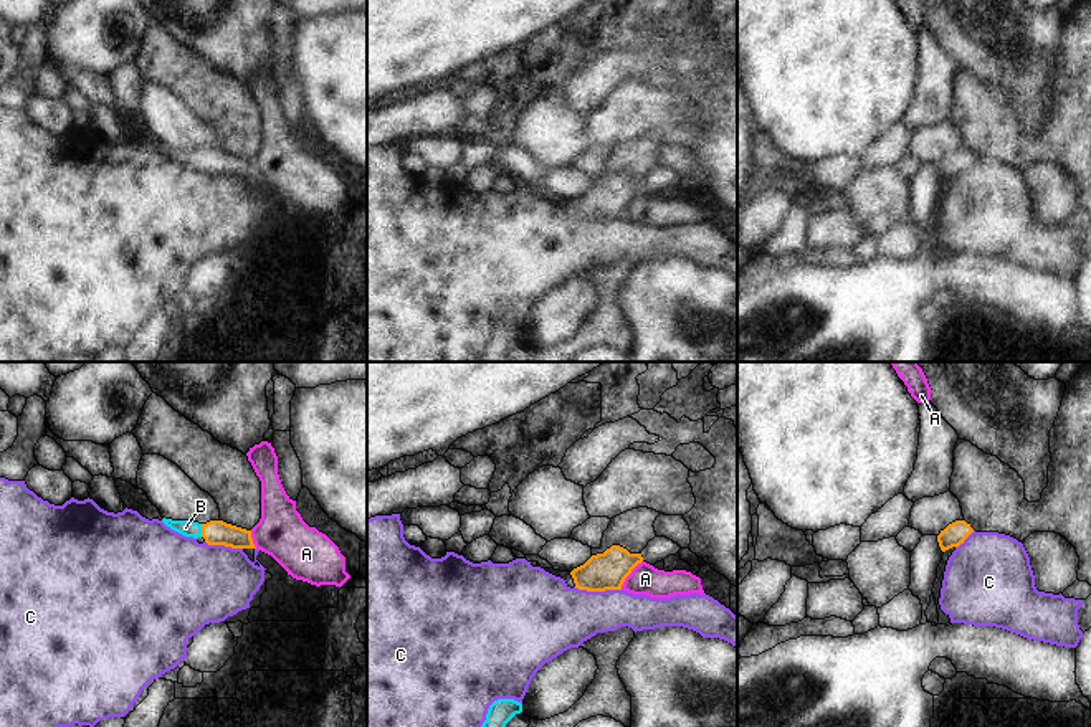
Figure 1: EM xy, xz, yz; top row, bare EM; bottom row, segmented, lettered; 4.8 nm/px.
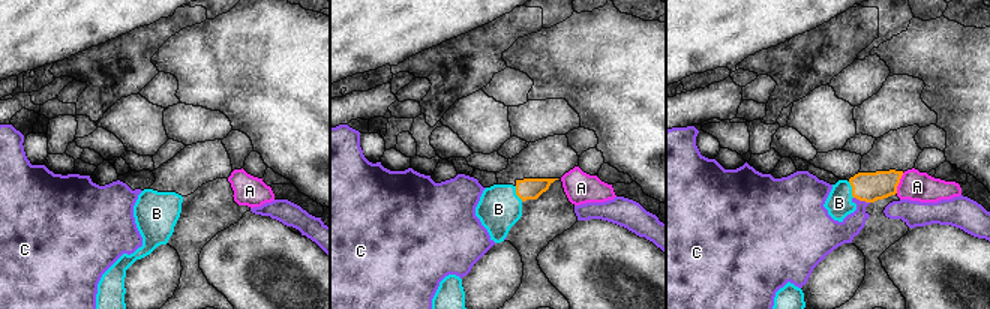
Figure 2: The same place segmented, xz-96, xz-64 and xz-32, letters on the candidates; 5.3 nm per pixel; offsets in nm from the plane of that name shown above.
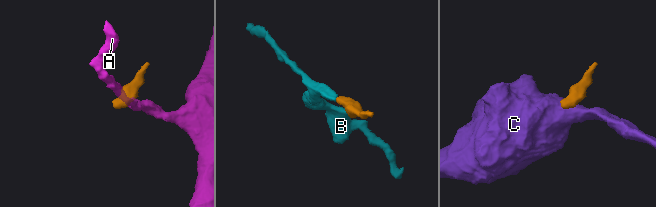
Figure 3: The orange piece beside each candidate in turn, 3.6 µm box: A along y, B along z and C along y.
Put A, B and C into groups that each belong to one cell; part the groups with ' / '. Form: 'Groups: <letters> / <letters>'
Groups: A / B / C.

